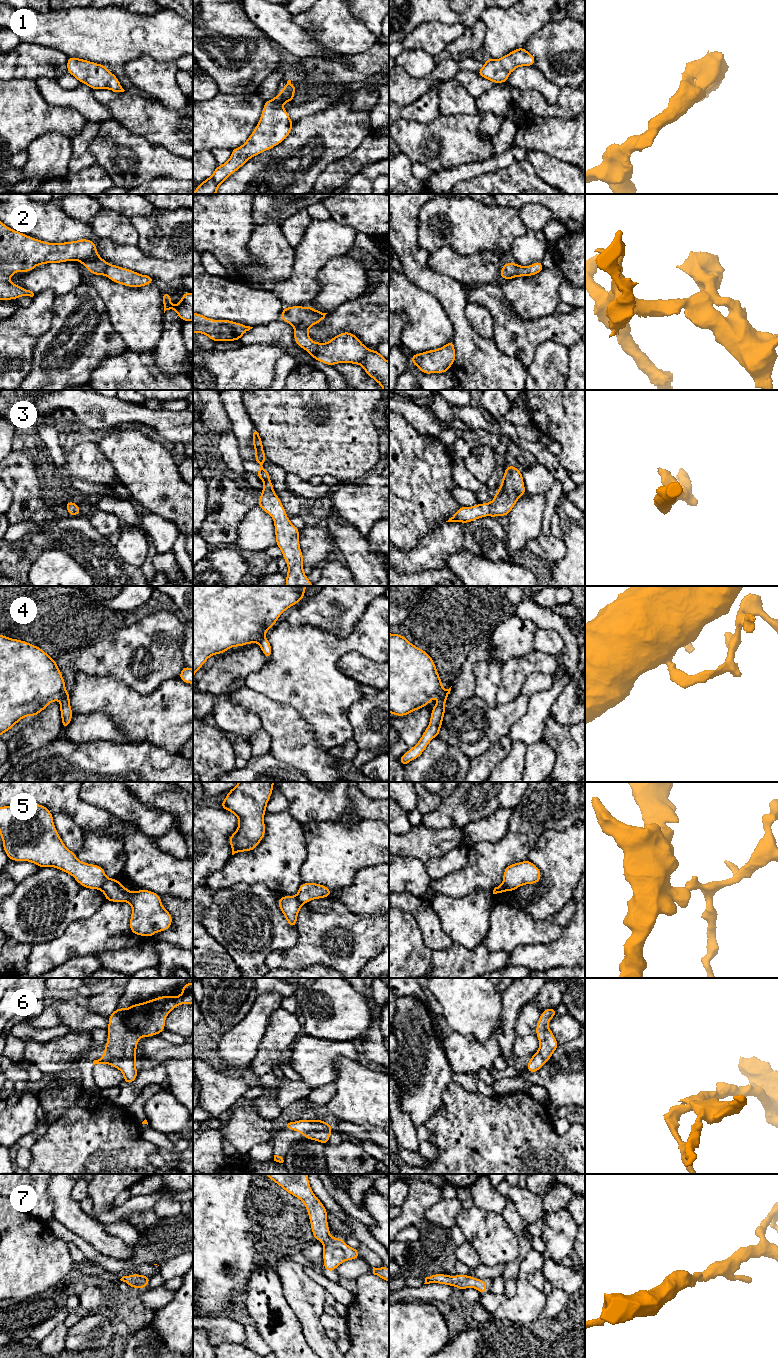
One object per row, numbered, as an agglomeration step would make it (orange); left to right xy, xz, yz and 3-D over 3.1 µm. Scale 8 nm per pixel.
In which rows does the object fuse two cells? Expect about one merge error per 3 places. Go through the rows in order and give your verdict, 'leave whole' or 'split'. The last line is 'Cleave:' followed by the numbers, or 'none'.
1: leave whole
2: leave whole
3: leave whole
4: split
5: split
6: leave whole
7: leave whole
Cleave: 4, 5

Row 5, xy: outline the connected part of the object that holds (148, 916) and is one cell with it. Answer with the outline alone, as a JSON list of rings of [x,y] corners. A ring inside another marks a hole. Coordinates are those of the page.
[[[108,878],[101,888],[105,900],[128,902],[132,906],[130,929],[132,934],[152,937],[172,925],[172,915],[163,907],[161,896],[155,892],[140,889],[132,892],[115,878]]]

